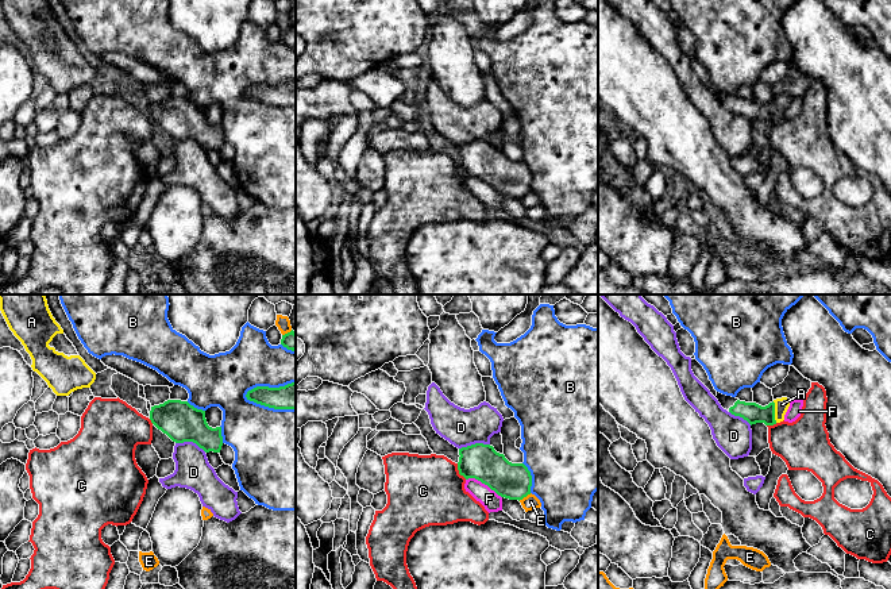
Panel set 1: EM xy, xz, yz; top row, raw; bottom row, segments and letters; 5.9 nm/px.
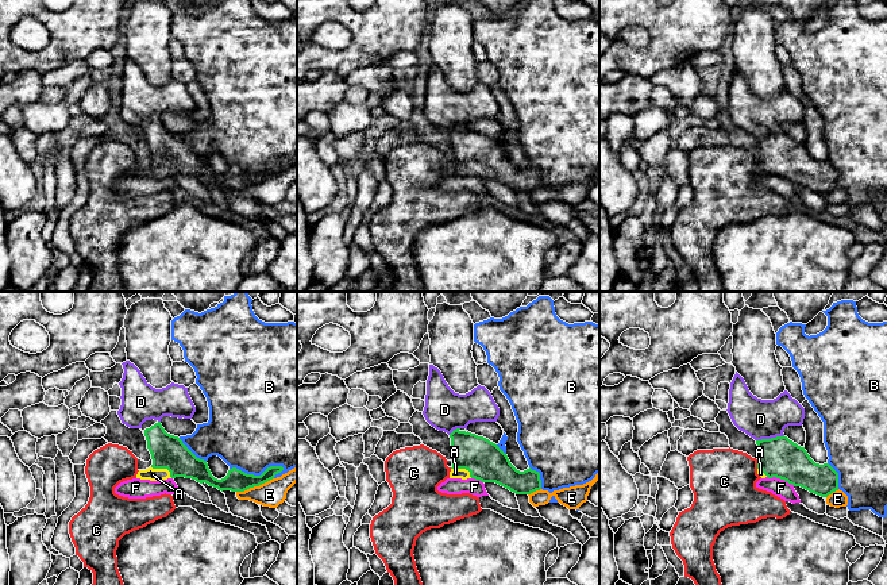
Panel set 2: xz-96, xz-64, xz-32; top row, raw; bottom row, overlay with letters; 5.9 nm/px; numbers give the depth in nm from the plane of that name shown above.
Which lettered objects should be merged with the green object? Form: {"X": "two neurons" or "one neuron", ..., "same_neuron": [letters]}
{"A": "one neuron", "B": "two neurons", "C": "two neurons", "D": "two neurons", "E": "two neurons", "F": "two neurons", "same_neuron": ["A"]}

